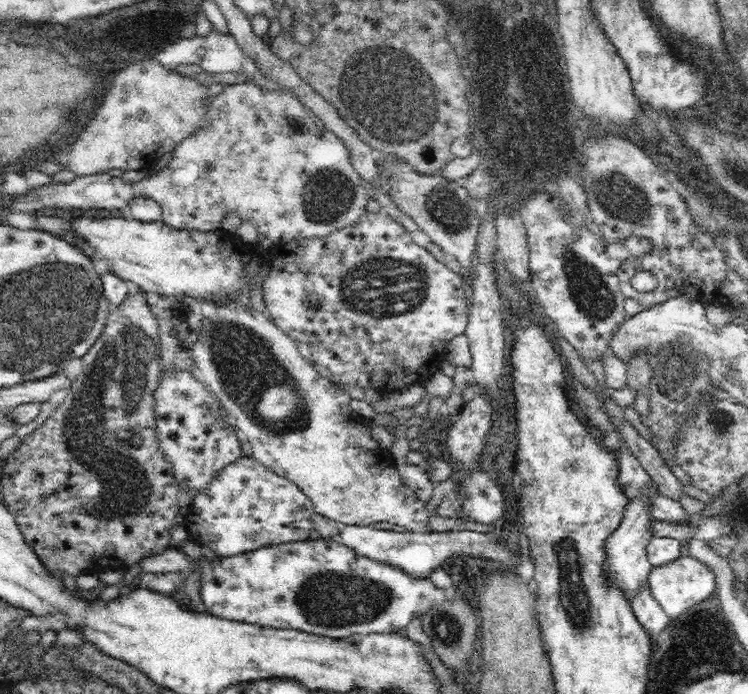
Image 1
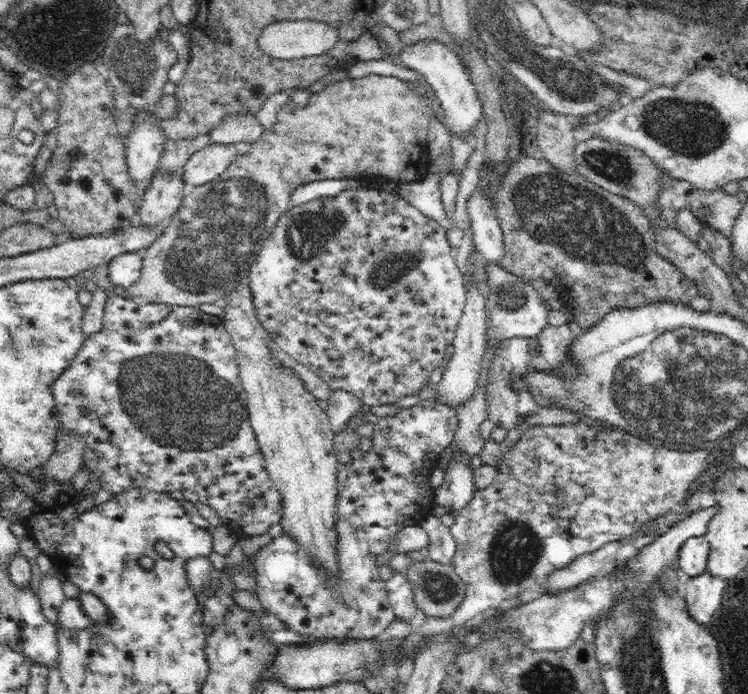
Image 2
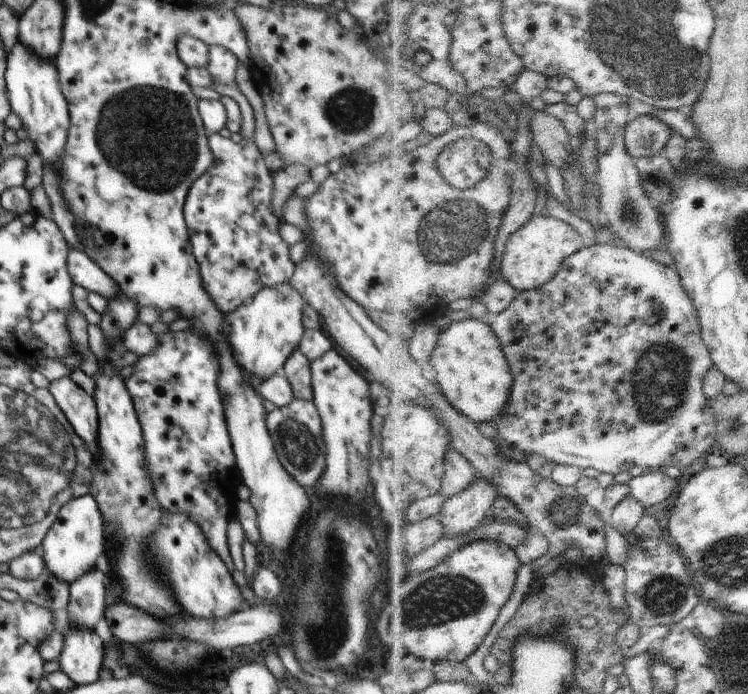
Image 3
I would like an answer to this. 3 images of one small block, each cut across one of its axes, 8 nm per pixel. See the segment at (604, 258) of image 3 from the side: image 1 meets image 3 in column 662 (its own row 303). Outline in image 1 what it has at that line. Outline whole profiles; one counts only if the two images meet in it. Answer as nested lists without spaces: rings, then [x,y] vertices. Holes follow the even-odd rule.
[[[364,208],[362,210],[362,214],[354,220],[354,222],[348,222],[346,226],[340,226],[340,228],[334,228],[332,232],[324,236],[306,236],[306,238],[298,238],[292,240],[284,240],[279,239],[278,241],[272,244],[272,250],[270,250],[270,260],[268,262],[268,266],[270,266],[270,270],[268,270],[268,274],[264,276],[264,282],[262,282],[263,287],[263,300],[265,304],[265,312],[266,314],[278,325],[282,330],[284,330],[290,338],[294,340],[297,346],[300,349],[300,352],[303,354],[303,357],[307,359],[307,361],[323,376],[326,377],[332,384],[336,384],[337,386],[346,386],[346,388],[362,388],[362,390],[366,390],[369,388],[378,389],[382,394],[392,392],[392,390],[398,390],[404,386],[408,386],[408,384],[414,383],[422,383],[429,376],[434,374],[442,364],[442,360],[447,357],[447,344],[454,338],[465,334],[467,322],[469,319],[469,300],[464,295],[464,288],[462,288],[463,276],[454,271],[451,271],[446,266],[444,266],[440,261],[438,261],[428,250],[426,247],[419,246],[412,240],[412,236],[410,236],[410,232],[404,227],[404,224],[400,223],[400,221],[394,220],[393,217],[390,217],[388,213],[380,210],[378,212],[369,212]]]

